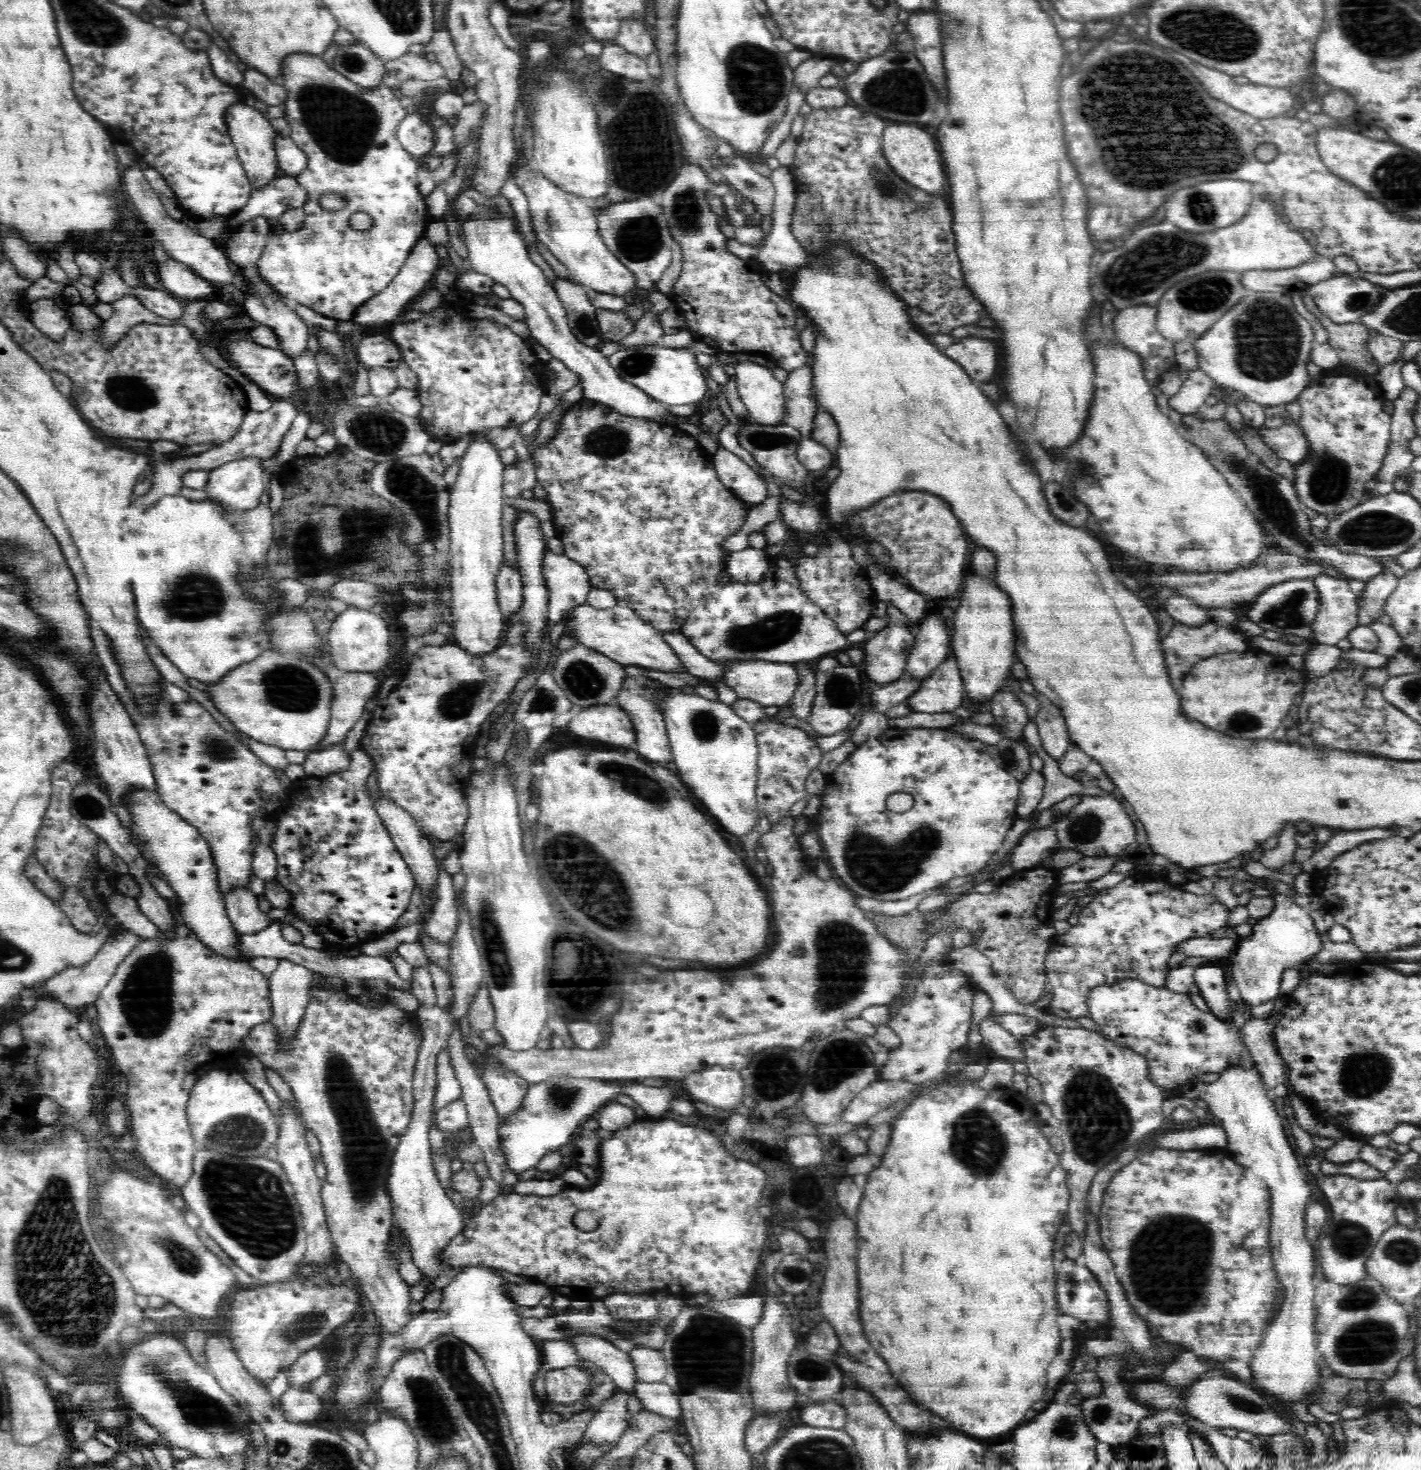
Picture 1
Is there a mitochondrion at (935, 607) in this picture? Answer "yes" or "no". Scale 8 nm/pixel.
no

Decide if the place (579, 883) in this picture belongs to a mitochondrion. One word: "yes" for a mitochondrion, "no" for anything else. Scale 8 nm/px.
yes

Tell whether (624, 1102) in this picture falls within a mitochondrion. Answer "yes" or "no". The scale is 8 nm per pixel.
no

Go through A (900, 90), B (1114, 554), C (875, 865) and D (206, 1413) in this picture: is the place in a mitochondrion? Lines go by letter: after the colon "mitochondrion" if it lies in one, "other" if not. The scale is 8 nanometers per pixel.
A: mitochondrion
B: other
C: mitochondrion
D: mitochondrion

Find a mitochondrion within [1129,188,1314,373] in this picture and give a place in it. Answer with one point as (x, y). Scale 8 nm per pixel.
(1216, 288)

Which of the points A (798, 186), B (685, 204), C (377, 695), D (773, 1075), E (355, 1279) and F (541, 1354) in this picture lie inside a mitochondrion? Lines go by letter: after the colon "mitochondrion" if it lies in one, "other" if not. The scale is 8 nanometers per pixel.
A: other
B: mitochondrion
C: other
D: mitochondrion
E: other
F: other

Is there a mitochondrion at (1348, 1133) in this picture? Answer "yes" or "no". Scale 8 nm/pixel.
no

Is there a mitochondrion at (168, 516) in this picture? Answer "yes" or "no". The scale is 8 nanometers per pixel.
no

